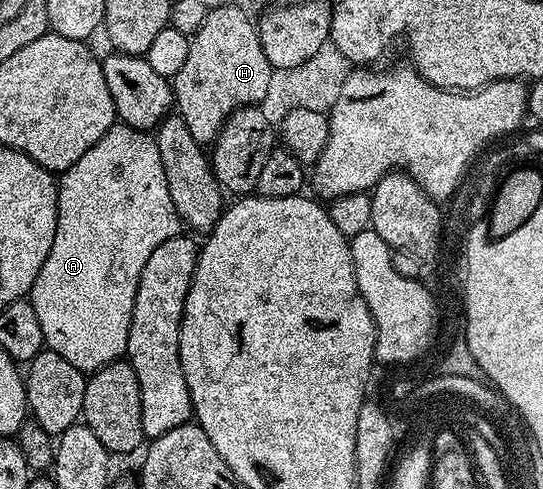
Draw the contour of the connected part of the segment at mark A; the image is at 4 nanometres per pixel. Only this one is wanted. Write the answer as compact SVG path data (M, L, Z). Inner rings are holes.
M115 123L108 131L104 131L104 135L100 135L100 139L96 139L96 143L92 143L92 147L88 147L88 151L84 151L84 155L80 155L80 159L76 159L76 163L72 163L72 167L68 167L60 174L57 183L56 239L52 239L52 251L48 251L48 259L44 259L44 267L40 267L40 275L36 275L36 283L32 283L28 300L36 311L36 319L40 319L40 331L44 331L46 340L45 348L51 349L56 355L61 355L63 359L68 359L72 367L89 375L108 363L126 357L128 331L132 323L132 307L136 303L136 287L140 283L140 271L144 271L144 263L148 263L152 251L156 251L156 247L160 247L164 239L179 236L183 232L184 225L173 205L172 195L169 194L169 183L160 161L160 150L155 138L144 129L134 129L131 125Z

